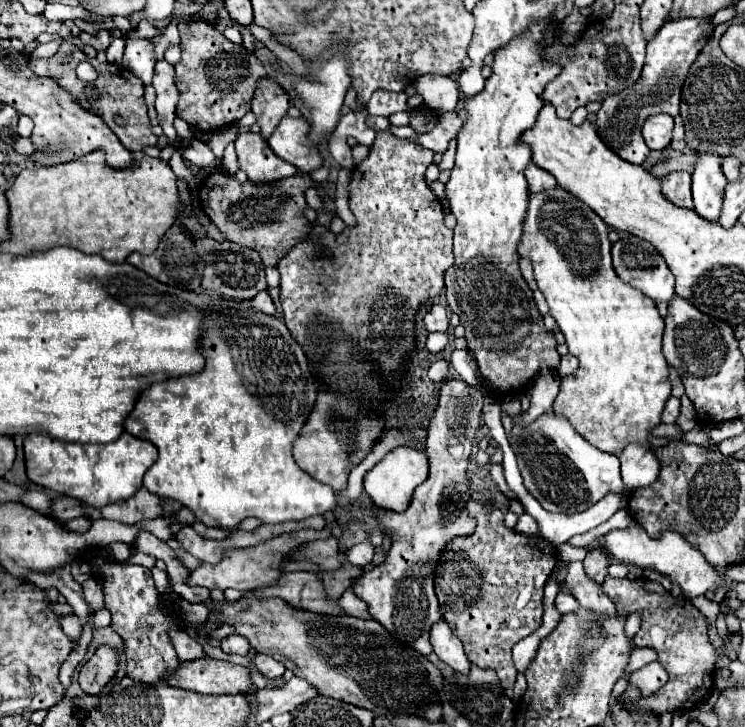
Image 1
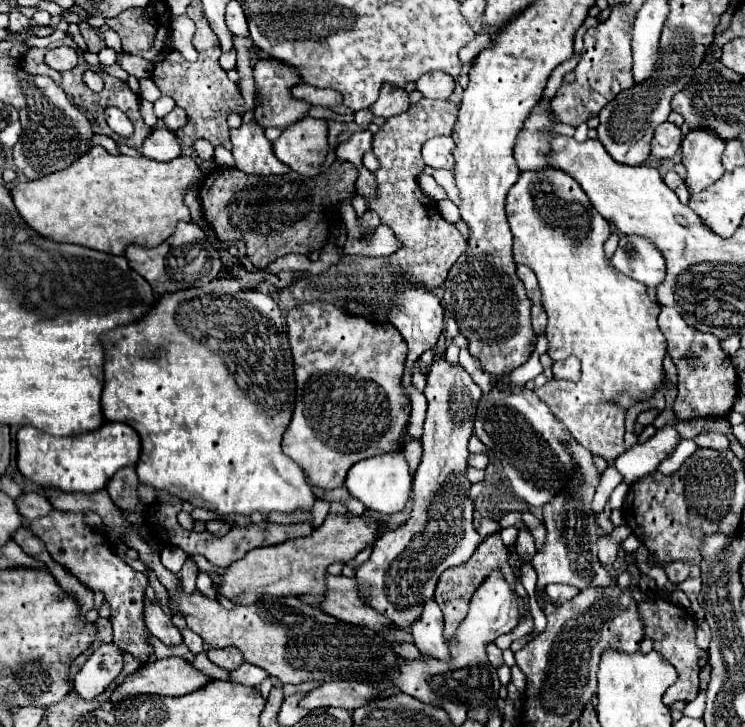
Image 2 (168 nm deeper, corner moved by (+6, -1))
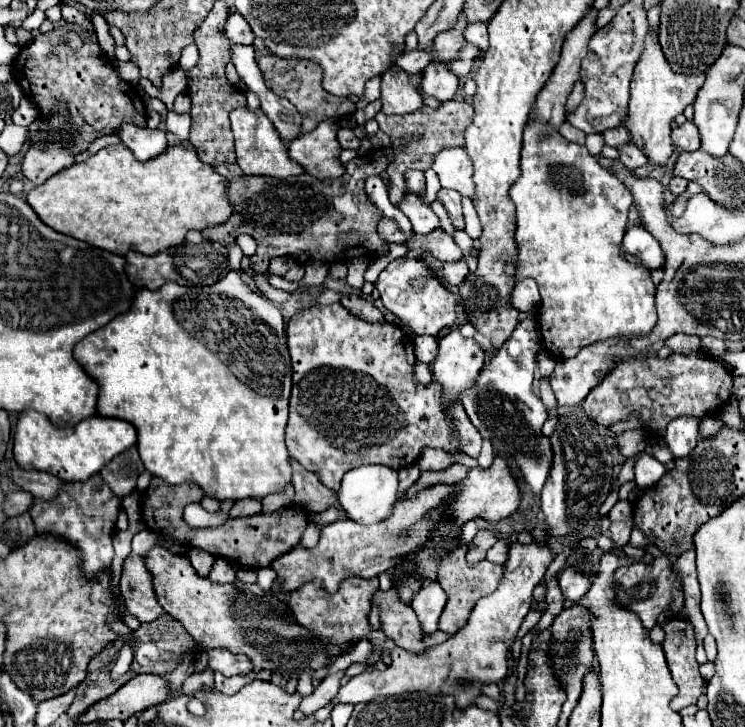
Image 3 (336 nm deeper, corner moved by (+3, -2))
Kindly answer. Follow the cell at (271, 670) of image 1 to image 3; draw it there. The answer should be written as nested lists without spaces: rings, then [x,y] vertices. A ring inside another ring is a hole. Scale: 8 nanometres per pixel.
[[[253,671],[249,675],[241,675],[241,677],[225,677],[221,673],[215,673],[215,689],[223,691],[225,695],[237,693],[241,687],[245,687],[251,681],[255,681],[255,673]]]

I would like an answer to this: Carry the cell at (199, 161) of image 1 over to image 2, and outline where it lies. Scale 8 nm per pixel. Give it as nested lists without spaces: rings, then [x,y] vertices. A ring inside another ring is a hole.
[[[154,128],[138,152],[150,160],[174,160],[182,150],[174,132],[168,128]]]

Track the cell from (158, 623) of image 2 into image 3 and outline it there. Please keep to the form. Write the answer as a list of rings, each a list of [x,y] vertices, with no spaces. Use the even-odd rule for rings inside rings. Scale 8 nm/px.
[[[131,553],[125,559],[123,575],[121,575],[121,595],[125,599],[129,613],[135,615],[141,623],[155,621],[161,615],[165,615],[163,607],[155,597],[151,573],[147,573],[143,557],[135,553]]]

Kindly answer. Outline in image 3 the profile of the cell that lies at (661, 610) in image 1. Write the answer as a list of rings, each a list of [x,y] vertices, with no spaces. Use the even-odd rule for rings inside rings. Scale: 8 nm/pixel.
[[[673,617],[669,621],[663,621],[661,629],[665,631],[665,641],[661,645],[663,645],[665,657],[667,657],[667,665],[679,687],[677,697],[671,699],[671,709],[681,711],[689,705],[695,705],[699,695],[703,693],[705,679],[701,677],[699,663],[695,661],[697,641],[695,641],[693,625],[685,617]],[[677,621],[681,621],[681,623],[677,623]],[[683,621],[687,627],[677,629],[683,625]]]

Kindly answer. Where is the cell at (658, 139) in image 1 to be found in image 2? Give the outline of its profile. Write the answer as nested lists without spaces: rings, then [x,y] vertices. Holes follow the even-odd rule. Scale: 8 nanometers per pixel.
[[[664,122],[656,128],[652,140],[652,156],[656,158],[672,158],[682,144],[682,132],[676,124]]]

